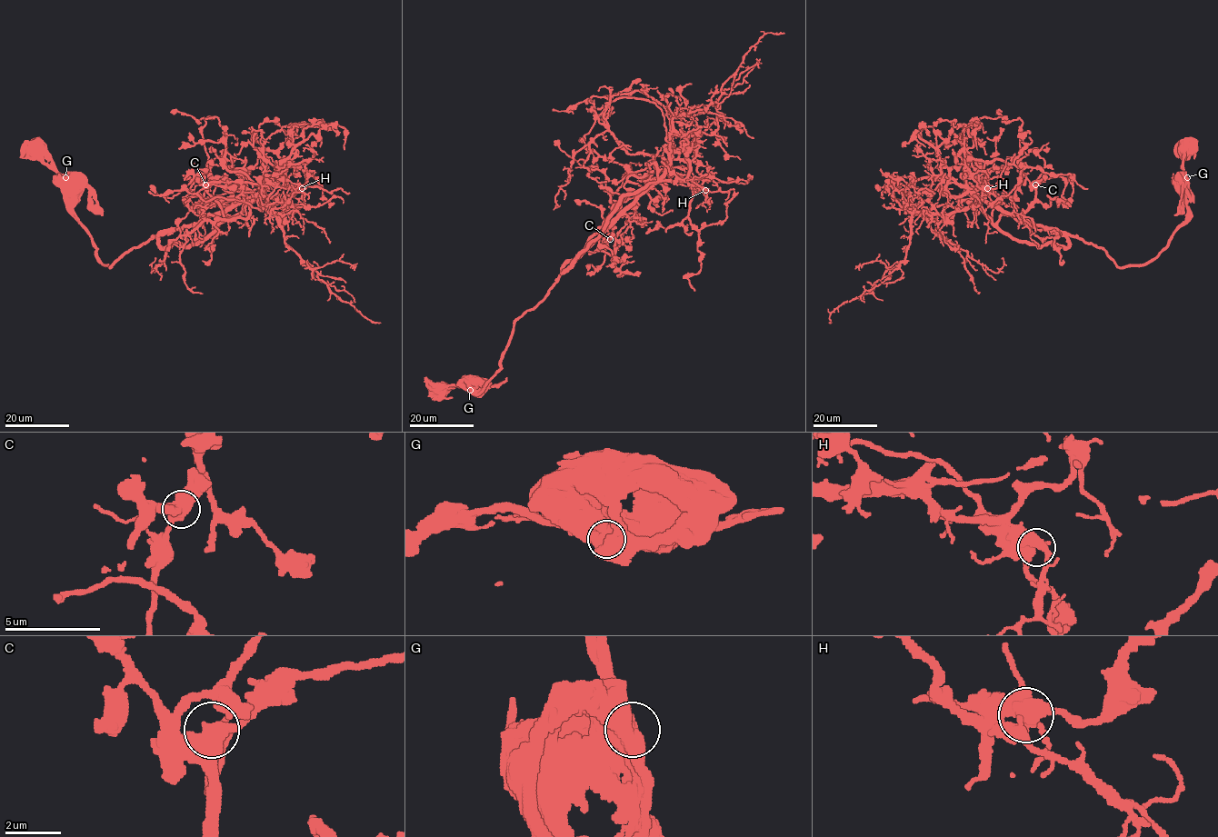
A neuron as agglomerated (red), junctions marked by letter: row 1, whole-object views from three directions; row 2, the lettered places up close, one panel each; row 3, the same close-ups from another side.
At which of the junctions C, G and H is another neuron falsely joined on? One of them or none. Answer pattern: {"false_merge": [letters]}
{"false_merge": ["G"]}

